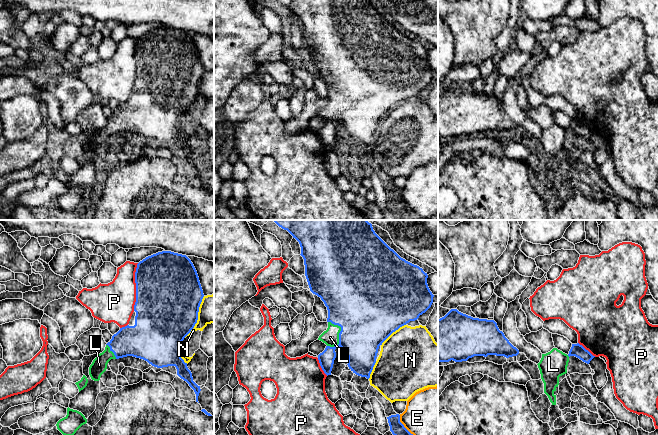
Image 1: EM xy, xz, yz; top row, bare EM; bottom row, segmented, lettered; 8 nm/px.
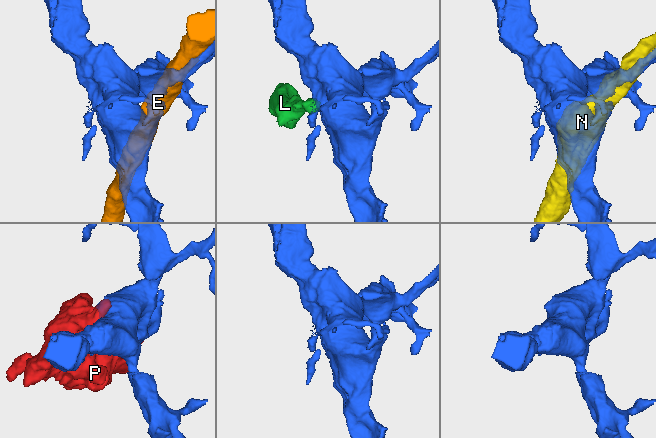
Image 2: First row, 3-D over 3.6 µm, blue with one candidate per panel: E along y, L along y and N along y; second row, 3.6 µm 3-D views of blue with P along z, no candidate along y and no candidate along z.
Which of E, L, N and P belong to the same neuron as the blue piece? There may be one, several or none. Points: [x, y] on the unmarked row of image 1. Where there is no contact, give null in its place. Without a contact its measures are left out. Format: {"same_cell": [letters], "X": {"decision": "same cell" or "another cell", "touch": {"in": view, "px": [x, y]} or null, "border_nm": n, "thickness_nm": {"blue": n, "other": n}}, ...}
{"same_cell": ["L"], "E": {"decision": "another cell", "touch": {"in": "xz", "px": [407, 206]}, "border_nm": 300, "thickness_nm": {"blue": 160, "other": 400}}, "L": {"decision": "same cell", "touch": {"in": "xz", "px": [340, 108]}, "border_nm": 220, "thickness_nm": {"blue": 460, "other": 140}}, "N": {"decision": "another cell", "touch": {"in": "xy", "px": [197, 93]}, "border_nm": 380, "thickness_nm": {"blue": 500, "other": 220}}, "P": {"decision": "another cell", "touch": {"in": "xy", "px": [136, 63]}, "border_nm": 380, "thickness_nm": {"blue": 500, "other": 320}}}

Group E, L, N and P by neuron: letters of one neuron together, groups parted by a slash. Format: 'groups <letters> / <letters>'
groups E / L / N / P

